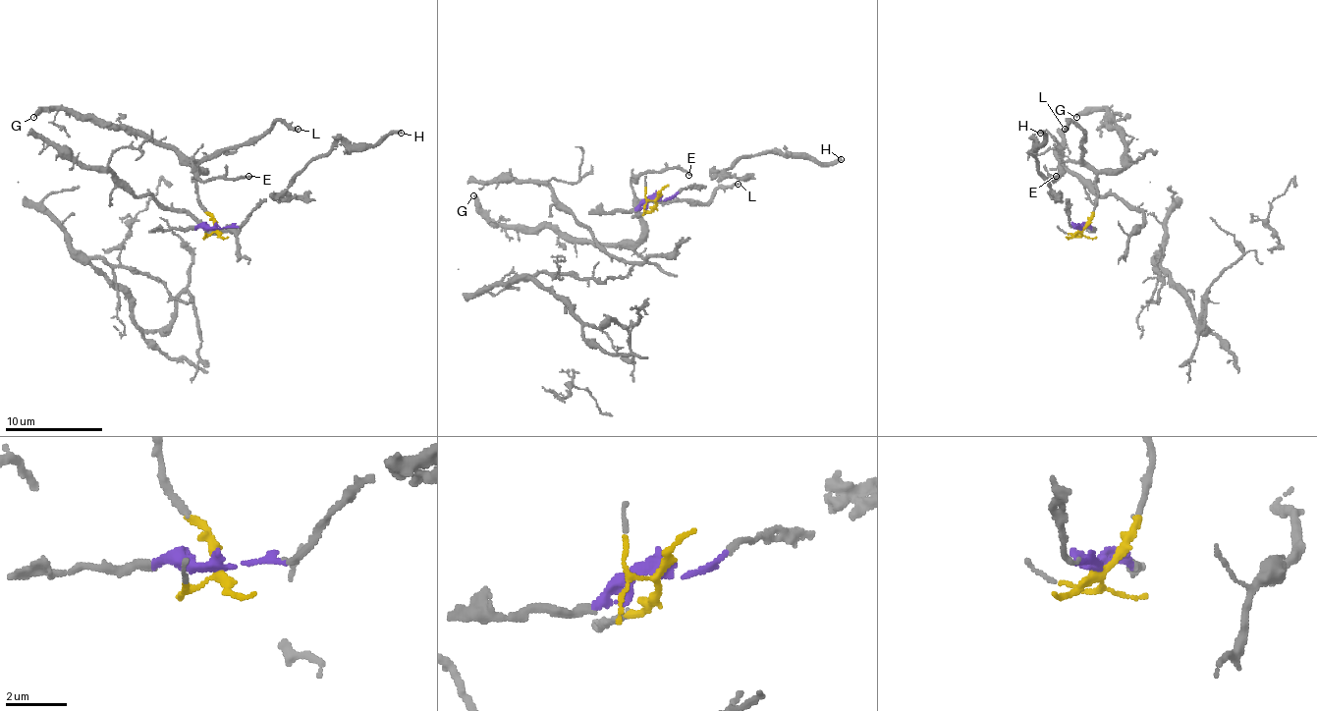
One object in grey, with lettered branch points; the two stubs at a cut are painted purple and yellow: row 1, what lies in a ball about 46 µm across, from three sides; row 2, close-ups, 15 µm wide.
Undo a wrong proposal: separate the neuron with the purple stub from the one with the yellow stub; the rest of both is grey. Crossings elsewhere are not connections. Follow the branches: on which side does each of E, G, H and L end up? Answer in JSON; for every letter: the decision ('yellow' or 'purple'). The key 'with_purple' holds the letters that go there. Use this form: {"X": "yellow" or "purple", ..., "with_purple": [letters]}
{"E": "yellow", "G": "yellow", "H": "purple", "L": "yellow", "with_purple": ["H"]}

